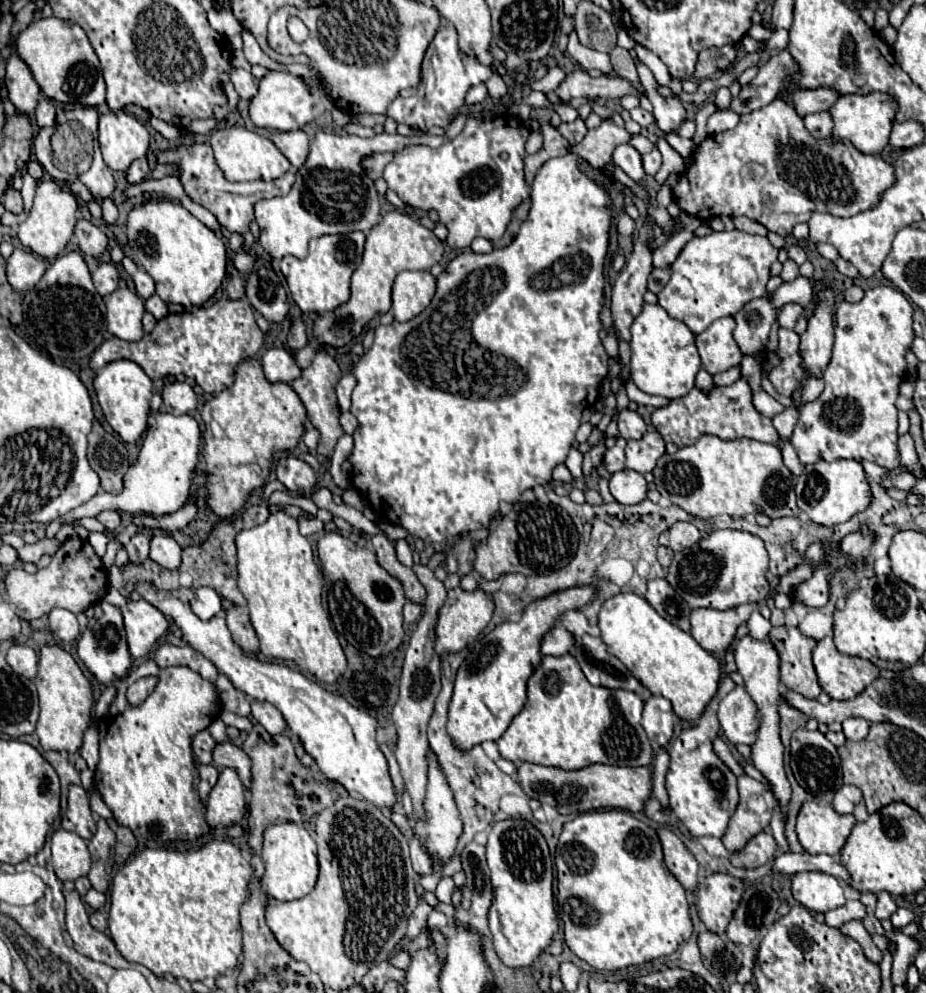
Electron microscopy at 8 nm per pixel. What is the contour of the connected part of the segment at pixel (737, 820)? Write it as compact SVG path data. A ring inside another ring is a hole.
M748 775L738 777L738 793L738 807L730 817L728 829L722 837L722 843L728 851L742 849L750 837L764 831L770 823L772 809L776 805L770 787Z

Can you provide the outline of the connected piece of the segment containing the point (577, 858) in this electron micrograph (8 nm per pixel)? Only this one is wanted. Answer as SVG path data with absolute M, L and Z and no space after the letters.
M616 809L582 813L562 825L554 859L558 875L558 911L564 921L566 945L594 969L616 971L642 965L674 953L682 941L690 939L692 921L688 915L686 891L666 869L662 845L652 825Z

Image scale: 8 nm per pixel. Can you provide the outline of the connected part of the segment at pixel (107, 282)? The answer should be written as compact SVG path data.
M102 263L92 273L92 283L100 297L108 297L118 287L118 269L112 263Z

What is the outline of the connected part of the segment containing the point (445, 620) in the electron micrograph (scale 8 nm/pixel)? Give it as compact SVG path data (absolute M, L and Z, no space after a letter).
M454 587L448 591L448 597L438 613L438 623L436 623L436 651L440 655L462 651L468 641L474 641L480 631L488 625L494 613L494 601L492 597L482 591L482 587L476 587L474 591L464 591L460 587Z

